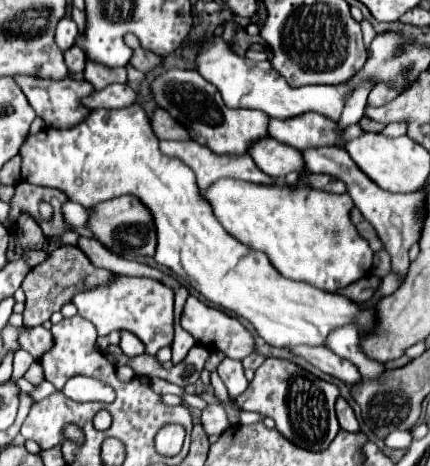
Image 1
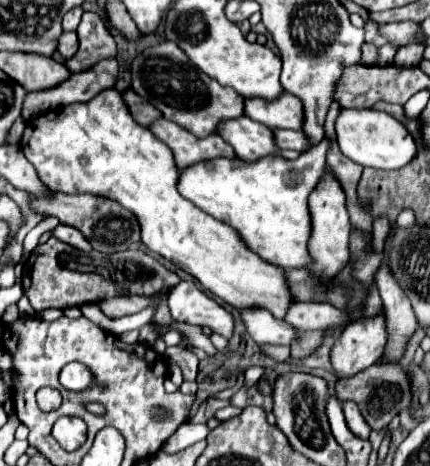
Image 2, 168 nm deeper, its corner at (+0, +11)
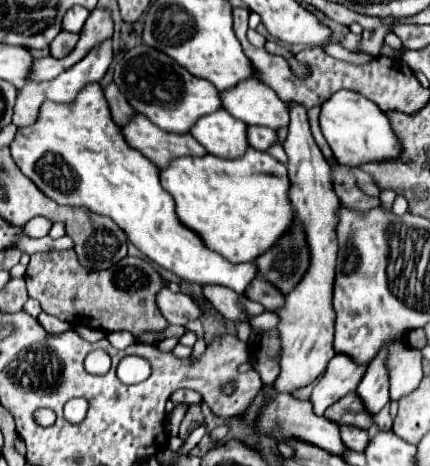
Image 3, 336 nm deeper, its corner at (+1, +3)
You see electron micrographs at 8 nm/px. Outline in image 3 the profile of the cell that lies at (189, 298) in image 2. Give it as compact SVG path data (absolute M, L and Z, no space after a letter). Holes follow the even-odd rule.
M167 286L157 294L157 306L169 324L185 326L187 322L199 320L203 316L199 304L189 294L173 294Z

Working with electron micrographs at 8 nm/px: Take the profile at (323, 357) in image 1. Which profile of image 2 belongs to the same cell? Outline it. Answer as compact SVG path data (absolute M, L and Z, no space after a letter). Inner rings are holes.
M242 308L240 310L242 322L248 330L248 334L258 342L258 344L284 344L290 346L294 340L296 332L290 324L284 320L274 318L266 308Z

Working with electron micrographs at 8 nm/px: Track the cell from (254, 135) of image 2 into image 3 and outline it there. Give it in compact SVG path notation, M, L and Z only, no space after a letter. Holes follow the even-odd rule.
M215 112L213 116L203 116L189 132L199 144L207 148L209 154L219 158L241 158L249 150L247 124L229 116L229 112Z

